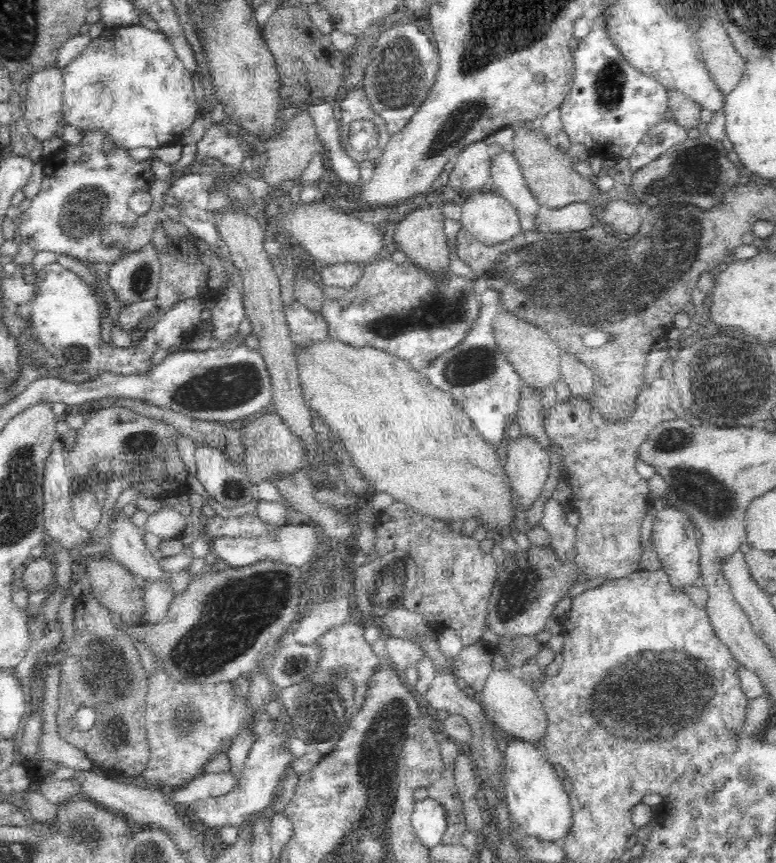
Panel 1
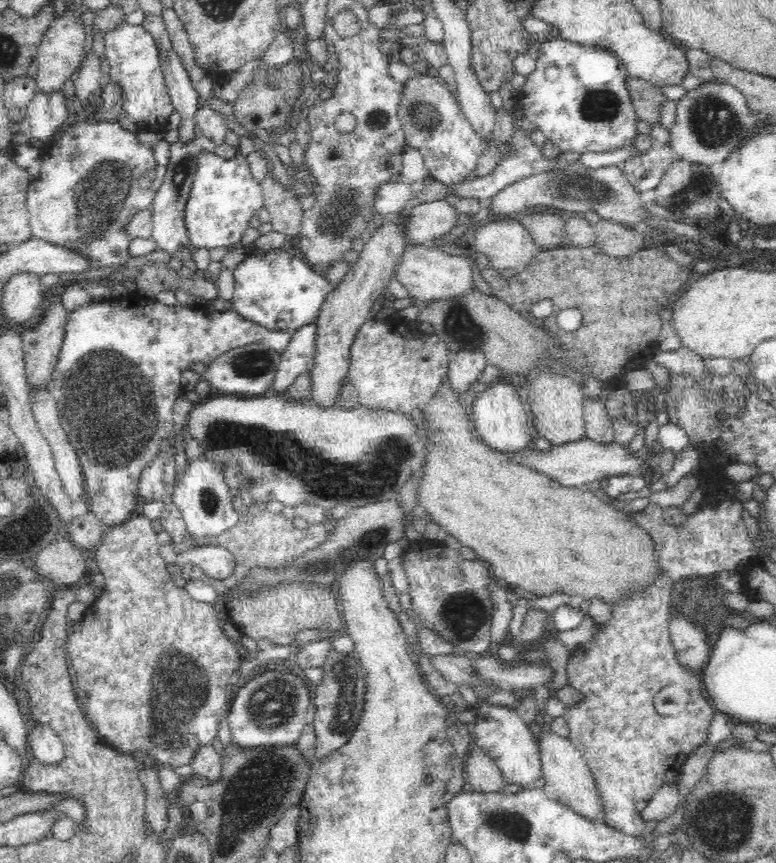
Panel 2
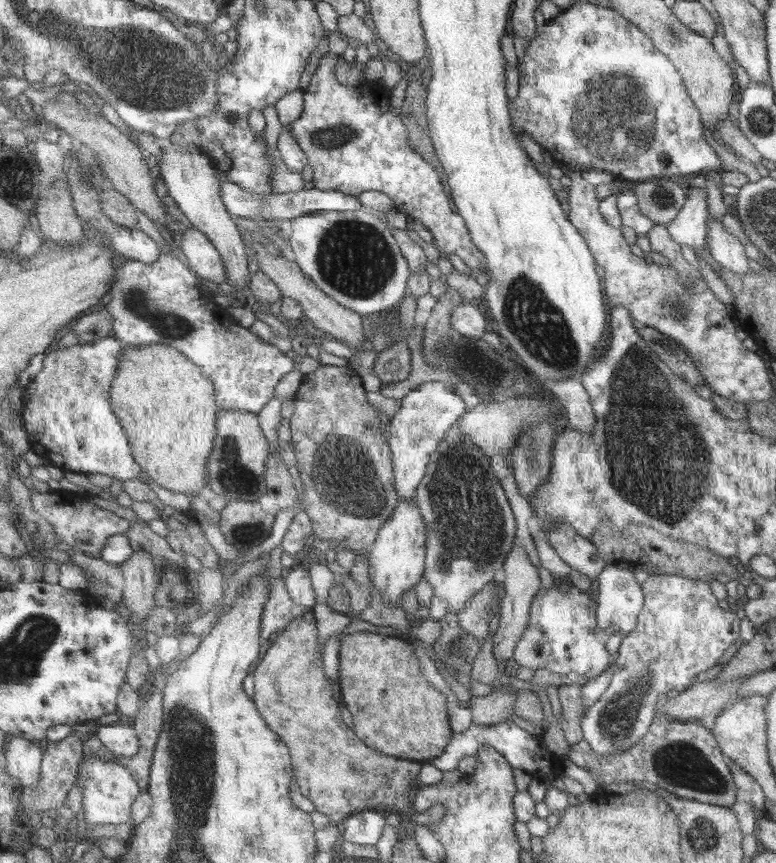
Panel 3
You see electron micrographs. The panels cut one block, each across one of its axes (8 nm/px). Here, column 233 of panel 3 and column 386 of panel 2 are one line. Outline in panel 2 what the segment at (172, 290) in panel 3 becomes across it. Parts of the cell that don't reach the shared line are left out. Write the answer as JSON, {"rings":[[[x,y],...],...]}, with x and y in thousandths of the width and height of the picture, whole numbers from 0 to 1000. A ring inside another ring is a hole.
{"rings":[[[477,368],[461,380],[456,389],[448,438],[456,445],[466,470],[528,482],[534,473],[544,470],[575,443],[580,413],[585,410],[577,406],[580,403],[570,389],[552,385],[546,387],[546,382],[541,385],[521,368]]]}

